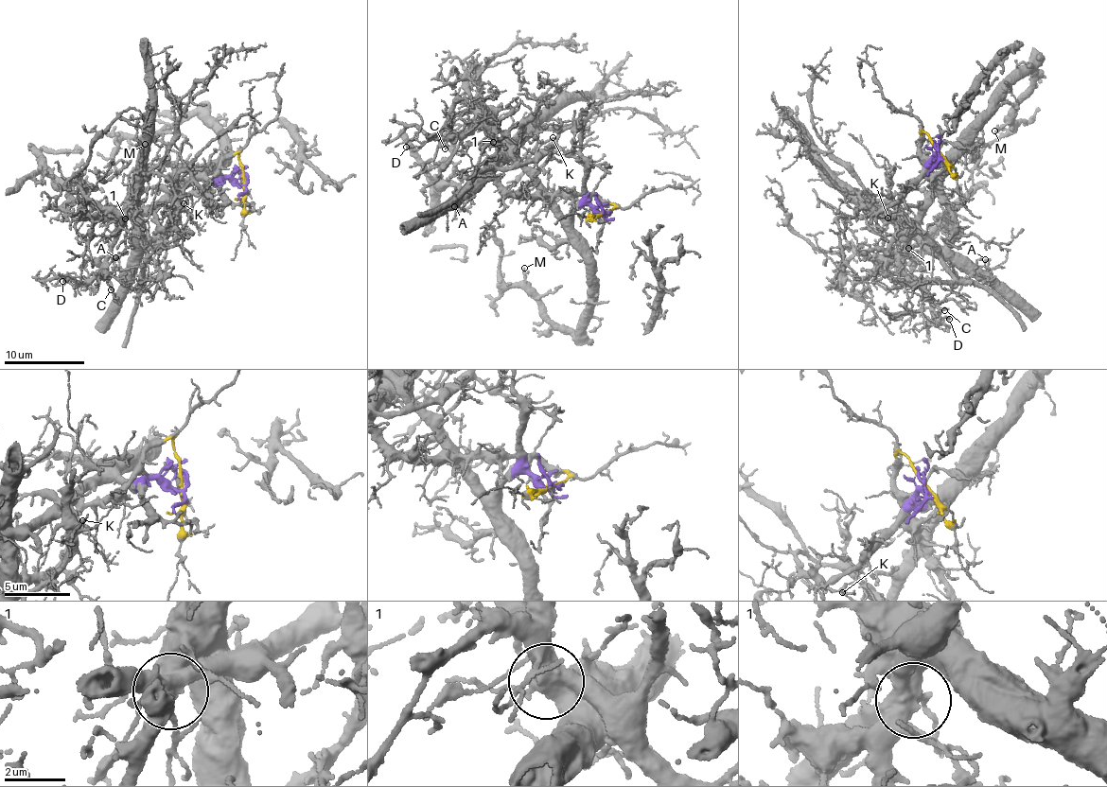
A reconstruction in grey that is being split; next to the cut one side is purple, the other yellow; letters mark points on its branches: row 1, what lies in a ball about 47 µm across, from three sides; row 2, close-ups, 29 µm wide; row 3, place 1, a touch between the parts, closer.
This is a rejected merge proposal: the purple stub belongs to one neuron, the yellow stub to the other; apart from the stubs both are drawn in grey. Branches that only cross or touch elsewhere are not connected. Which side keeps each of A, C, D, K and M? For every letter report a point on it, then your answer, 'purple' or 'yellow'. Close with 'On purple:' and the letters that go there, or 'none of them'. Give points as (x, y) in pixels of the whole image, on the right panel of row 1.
A: (985, 259) | yellow
C: (944, 310) | yellow
D: (949, 319) | yellow
K: (887, 218) | yellow
M: (994, 131) | purple
On purple: M

